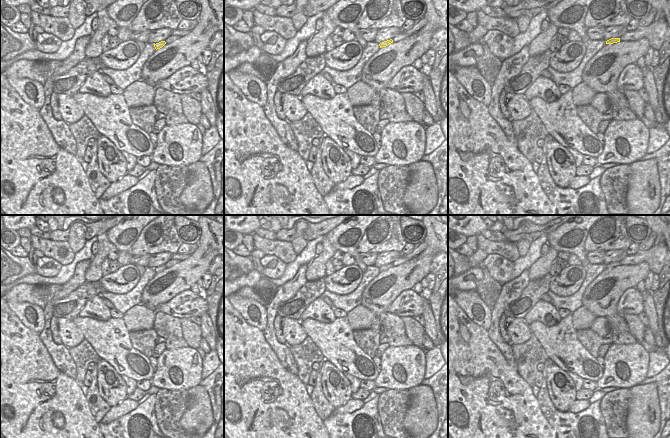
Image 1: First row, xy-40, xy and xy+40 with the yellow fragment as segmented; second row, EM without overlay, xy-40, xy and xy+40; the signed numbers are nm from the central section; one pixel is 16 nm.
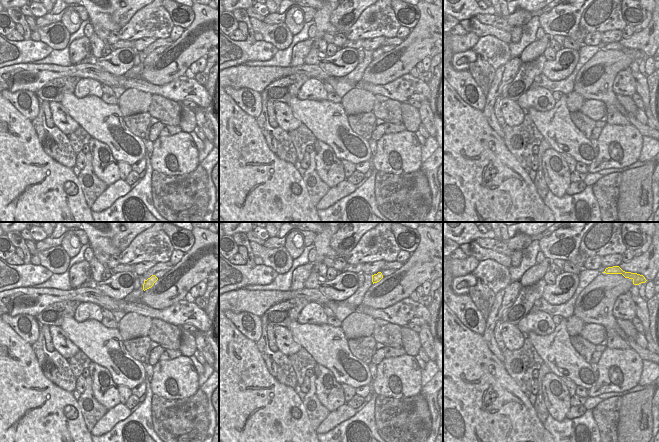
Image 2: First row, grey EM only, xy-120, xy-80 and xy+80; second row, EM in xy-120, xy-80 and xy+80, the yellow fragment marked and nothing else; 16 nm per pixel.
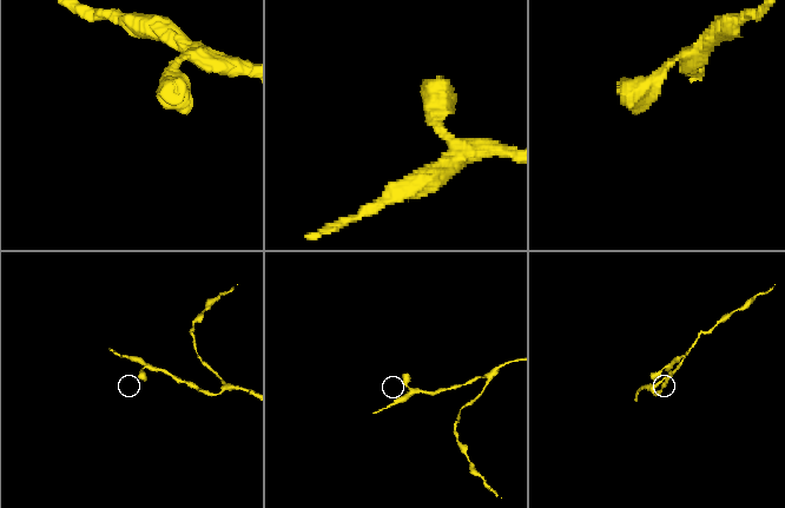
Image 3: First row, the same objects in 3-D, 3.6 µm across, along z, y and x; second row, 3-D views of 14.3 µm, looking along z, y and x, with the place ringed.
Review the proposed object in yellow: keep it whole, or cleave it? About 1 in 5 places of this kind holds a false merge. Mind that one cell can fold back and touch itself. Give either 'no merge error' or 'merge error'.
no merge error

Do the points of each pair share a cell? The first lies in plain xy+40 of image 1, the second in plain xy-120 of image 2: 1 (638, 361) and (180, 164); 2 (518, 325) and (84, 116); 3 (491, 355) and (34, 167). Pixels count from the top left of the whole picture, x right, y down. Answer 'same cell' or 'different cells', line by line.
1: same cell
2: different cells
3: same cell

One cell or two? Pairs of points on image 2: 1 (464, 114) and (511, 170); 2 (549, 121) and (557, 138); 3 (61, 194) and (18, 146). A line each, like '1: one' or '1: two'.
1: one
2: one
3: one

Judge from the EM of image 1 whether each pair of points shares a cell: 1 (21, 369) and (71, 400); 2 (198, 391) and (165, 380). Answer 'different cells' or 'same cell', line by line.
1: same cell
2: different cells

